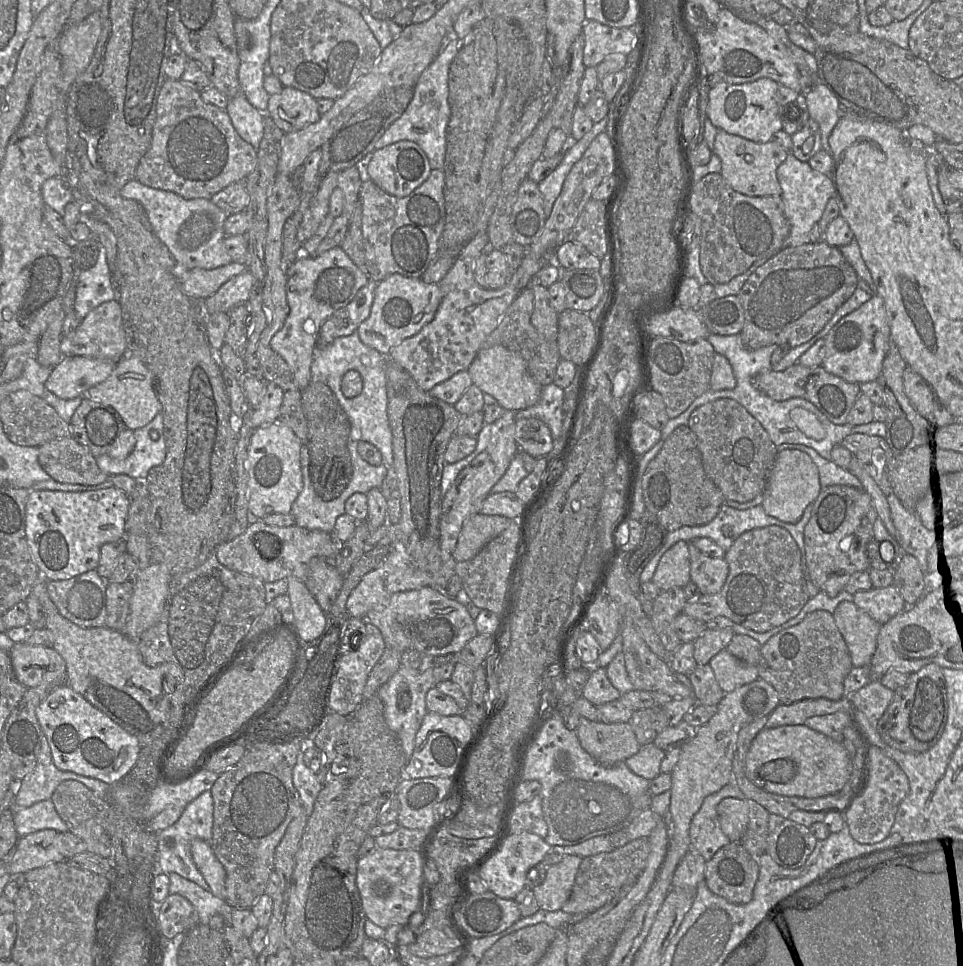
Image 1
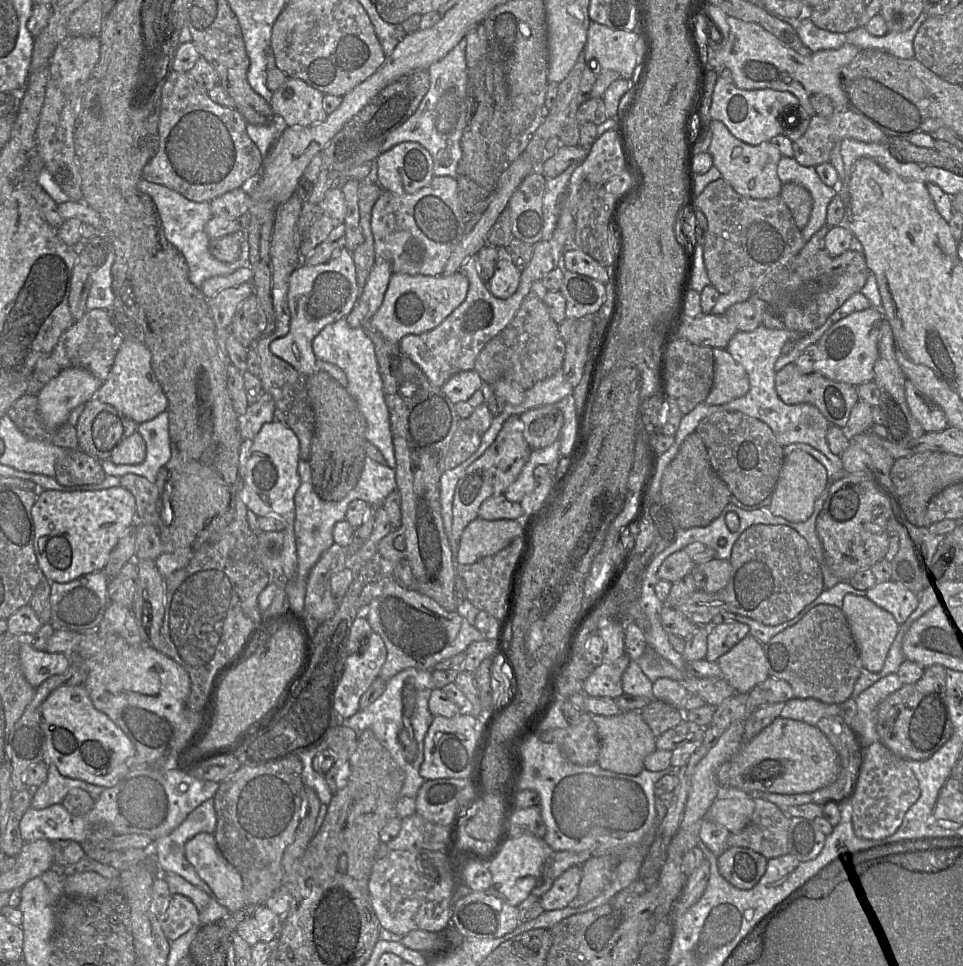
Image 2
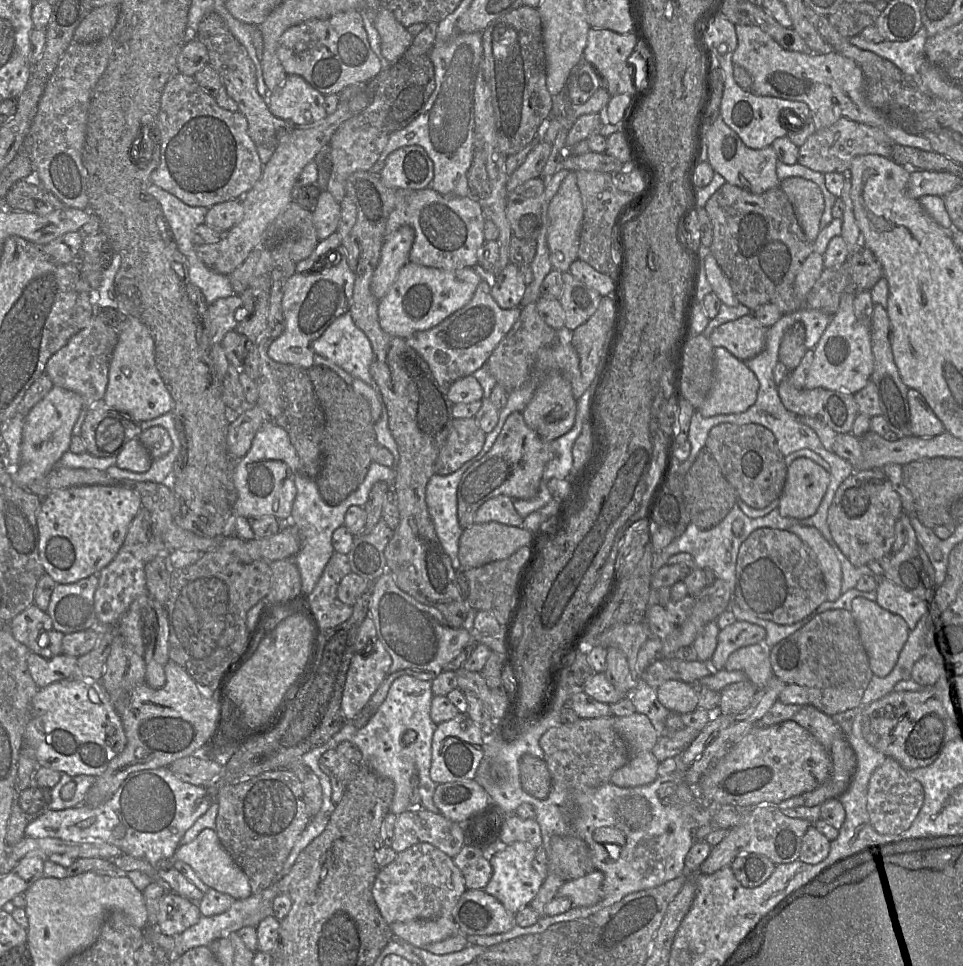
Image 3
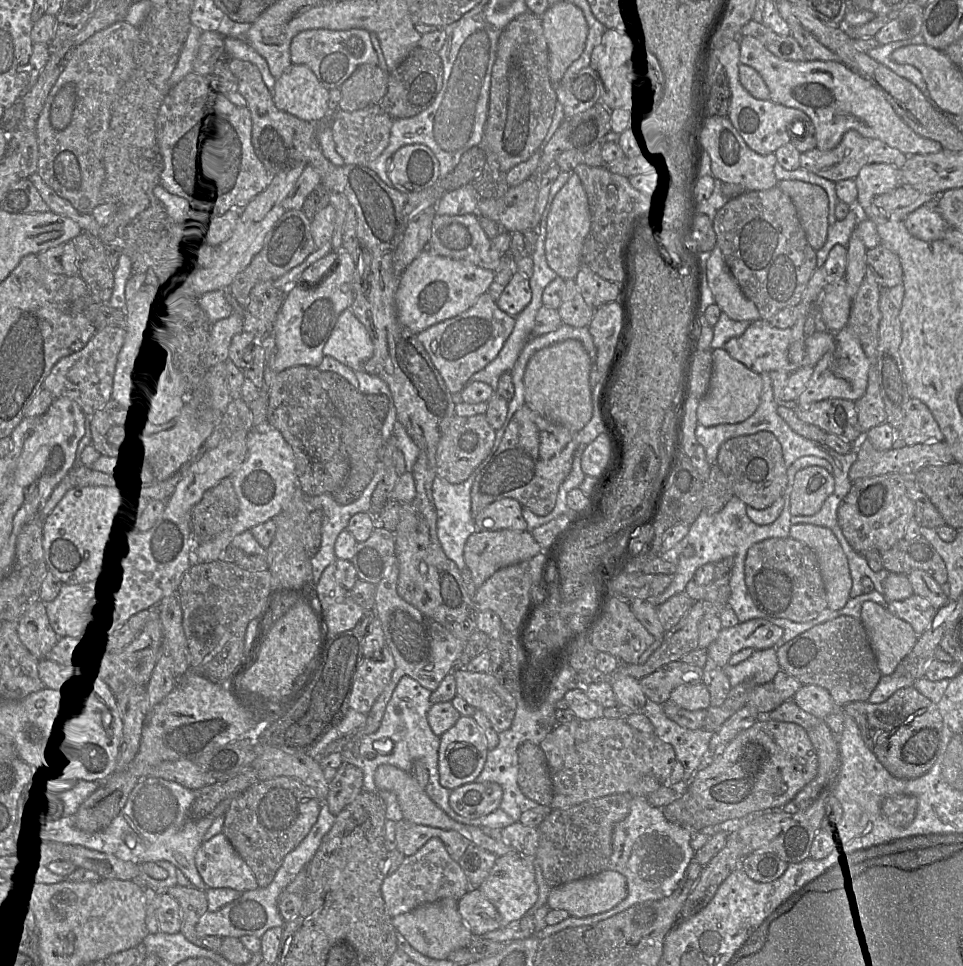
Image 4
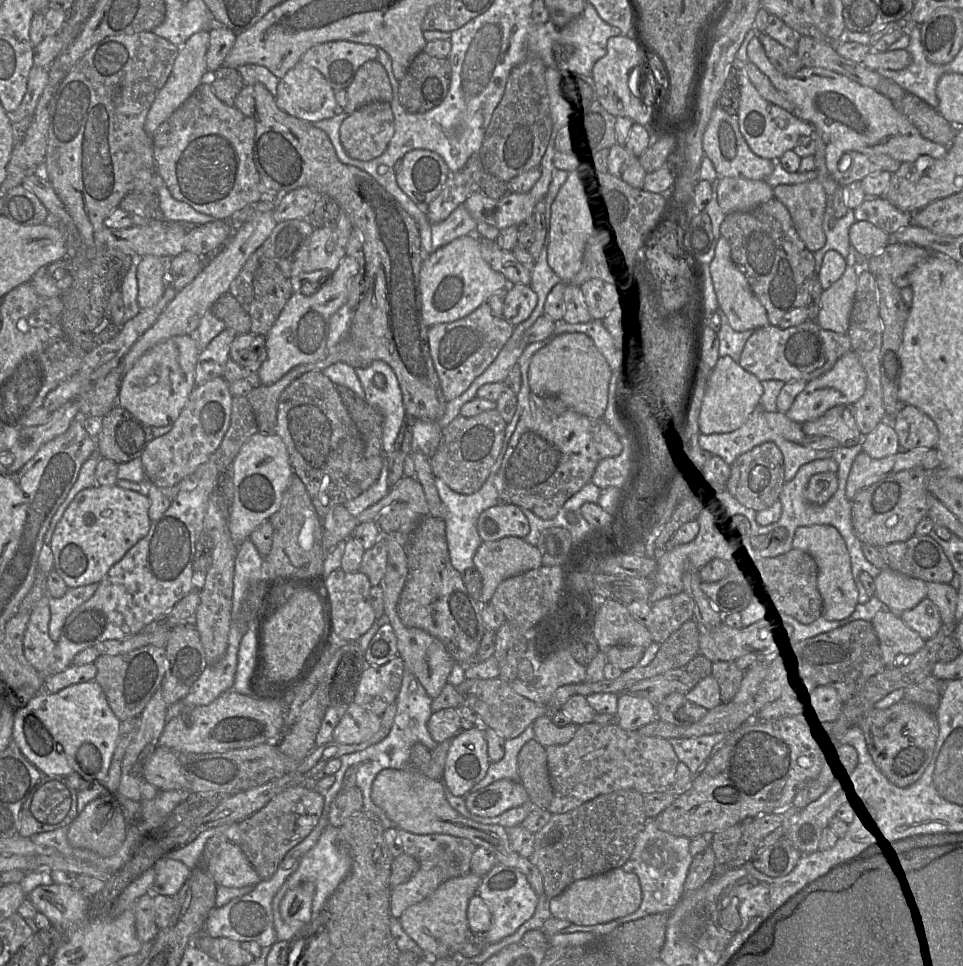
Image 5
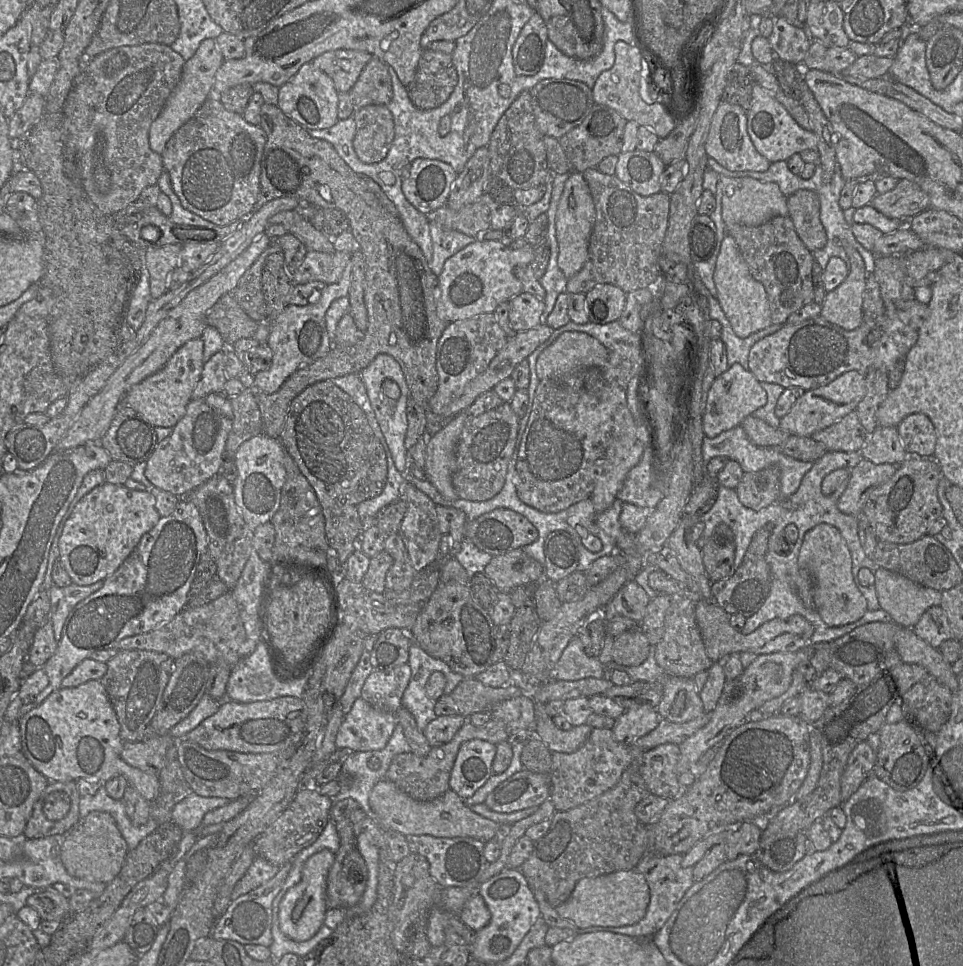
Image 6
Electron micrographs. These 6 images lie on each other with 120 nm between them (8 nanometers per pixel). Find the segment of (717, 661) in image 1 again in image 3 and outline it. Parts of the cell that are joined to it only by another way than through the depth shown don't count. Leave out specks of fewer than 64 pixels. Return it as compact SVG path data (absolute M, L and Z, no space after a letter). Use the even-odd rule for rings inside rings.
M760 644L745 646L733 652L724 669L744 672L747 680L758 689L766 686L774 676L769 660L769 650L765 650Z

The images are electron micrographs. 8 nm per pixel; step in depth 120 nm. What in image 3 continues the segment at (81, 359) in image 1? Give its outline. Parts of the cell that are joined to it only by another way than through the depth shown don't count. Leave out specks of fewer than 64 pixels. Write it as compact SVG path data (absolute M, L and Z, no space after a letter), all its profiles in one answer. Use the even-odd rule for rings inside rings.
M53 386L53 388L26 414L22 432L21 462L17 468L12 468L13 480L19 486L26 488L29 483L45 476L56 468L62 455L69 451L71 438L73 436L73 428L83 408L83 400L79 394L59 386Z

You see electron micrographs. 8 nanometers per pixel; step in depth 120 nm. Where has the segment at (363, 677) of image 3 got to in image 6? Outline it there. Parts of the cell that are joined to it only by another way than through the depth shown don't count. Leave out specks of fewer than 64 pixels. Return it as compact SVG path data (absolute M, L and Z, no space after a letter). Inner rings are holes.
M408 663L391 669L375 668L366 679L361 697L373 707L396 714L411 677Z

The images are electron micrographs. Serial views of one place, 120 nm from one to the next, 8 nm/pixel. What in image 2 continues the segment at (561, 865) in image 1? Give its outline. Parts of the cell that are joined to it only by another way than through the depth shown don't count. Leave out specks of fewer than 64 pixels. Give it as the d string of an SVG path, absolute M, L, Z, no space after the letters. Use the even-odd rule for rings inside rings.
M572 866L563 872L539 898L542 909L551 911L567 907L578 893L580 880L581 866Z

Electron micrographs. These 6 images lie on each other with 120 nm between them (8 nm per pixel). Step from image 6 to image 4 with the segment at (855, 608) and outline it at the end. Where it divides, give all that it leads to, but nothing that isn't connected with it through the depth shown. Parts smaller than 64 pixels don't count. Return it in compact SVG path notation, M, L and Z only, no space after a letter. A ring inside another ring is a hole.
M812 524L792 525L789 534L815 553L826 590L827 608L842 609L851 598L852 579L847 557L835 534Z

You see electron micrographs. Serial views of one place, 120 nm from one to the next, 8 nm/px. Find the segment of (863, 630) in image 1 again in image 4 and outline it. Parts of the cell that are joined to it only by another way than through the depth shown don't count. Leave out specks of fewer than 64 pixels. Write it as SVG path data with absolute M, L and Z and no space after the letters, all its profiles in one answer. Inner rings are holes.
M873 601L862 604L860 620L875 653L880 673L884 676L893 674L916 644L918 635L909 623Z

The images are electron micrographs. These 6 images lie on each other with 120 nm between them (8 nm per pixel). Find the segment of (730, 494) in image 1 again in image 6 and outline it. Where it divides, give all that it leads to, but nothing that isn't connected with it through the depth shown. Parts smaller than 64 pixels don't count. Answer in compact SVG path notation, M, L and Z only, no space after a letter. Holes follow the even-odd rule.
M768 467L756 472L744 472L735 489L743 505L758 511L780 500L780 471L777 467Z

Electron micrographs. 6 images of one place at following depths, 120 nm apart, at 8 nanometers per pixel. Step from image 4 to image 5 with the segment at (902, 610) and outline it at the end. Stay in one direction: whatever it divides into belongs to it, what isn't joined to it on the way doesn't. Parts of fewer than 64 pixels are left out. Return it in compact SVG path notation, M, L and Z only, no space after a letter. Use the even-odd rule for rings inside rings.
M929 598L904 611L900 618L925 641L933 638L943 625L938 608Z

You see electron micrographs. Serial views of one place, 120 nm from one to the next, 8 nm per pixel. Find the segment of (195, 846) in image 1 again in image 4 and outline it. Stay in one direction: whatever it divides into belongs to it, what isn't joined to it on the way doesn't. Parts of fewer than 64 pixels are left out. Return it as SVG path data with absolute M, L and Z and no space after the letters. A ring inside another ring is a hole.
M223 833L201 844L195 865L207 888L231 888L240 892L258 888L252 870Z

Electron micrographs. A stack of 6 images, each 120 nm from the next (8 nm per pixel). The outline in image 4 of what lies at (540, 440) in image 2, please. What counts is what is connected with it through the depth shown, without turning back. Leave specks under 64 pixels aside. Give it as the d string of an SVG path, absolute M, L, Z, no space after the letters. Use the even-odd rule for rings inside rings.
M568 339L539 350L530 358L524 374L525 404L552 423L580 431L593 414L591 368L592 360L577 340Z

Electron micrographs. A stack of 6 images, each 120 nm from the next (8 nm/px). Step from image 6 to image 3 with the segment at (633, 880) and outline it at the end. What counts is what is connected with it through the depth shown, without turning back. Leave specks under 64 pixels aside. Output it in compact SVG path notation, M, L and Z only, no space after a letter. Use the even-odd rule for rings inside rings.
M594 870L583 877L564 882L557 895L569 898L576 907L593 906L602 898L603 880L603 873Z

